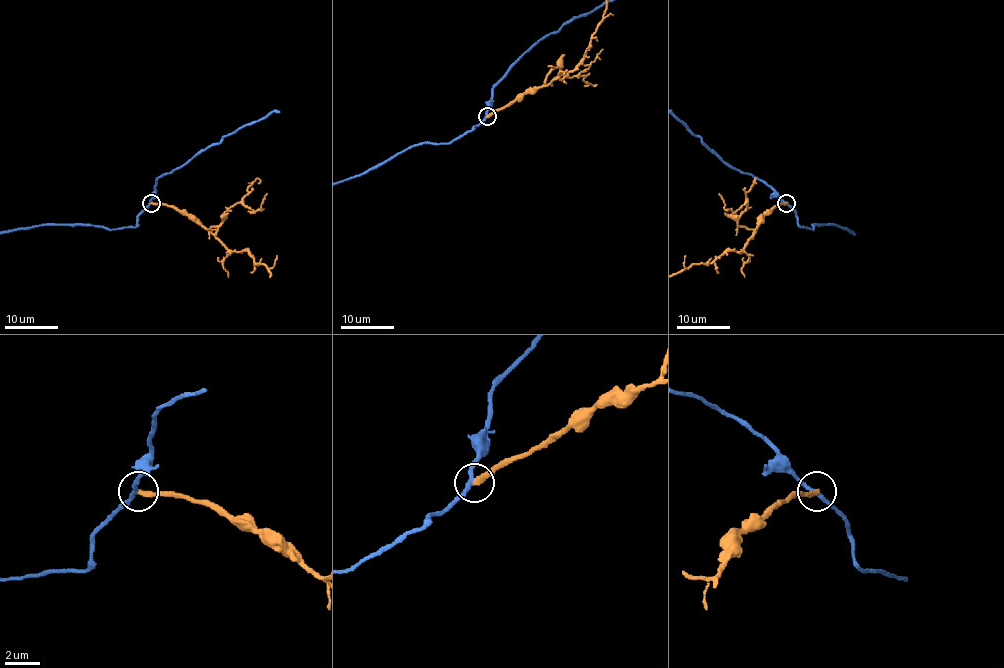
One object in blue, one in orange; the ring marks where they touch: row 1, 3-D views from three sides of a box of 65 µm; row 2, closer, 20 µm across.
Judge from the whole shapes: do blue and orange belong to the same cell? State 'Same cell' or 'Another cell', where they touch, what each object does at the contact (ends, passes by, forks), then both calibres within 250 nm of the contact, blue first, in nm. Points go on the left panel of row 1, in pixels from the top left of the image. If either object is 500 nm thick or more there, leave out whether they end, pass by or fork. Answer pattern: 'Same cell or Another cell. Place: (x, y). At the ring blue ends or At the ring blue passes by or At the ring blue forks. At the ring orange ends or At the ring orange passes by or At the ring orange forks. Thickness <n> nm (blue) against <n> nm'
Another cell. Place: (151, 203). At the ring blue passes by. At the ring orange ends. Thickness 220 nm (blue) against 320 nm

